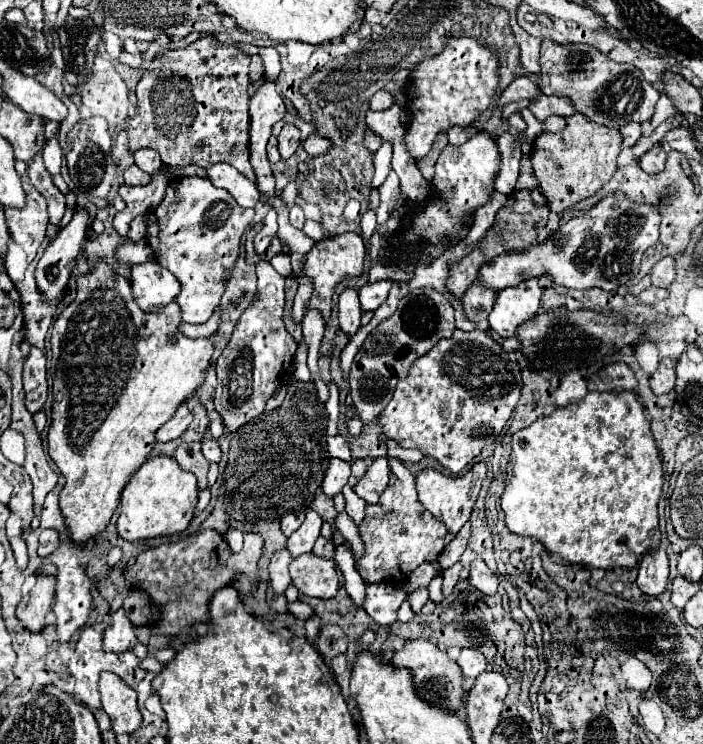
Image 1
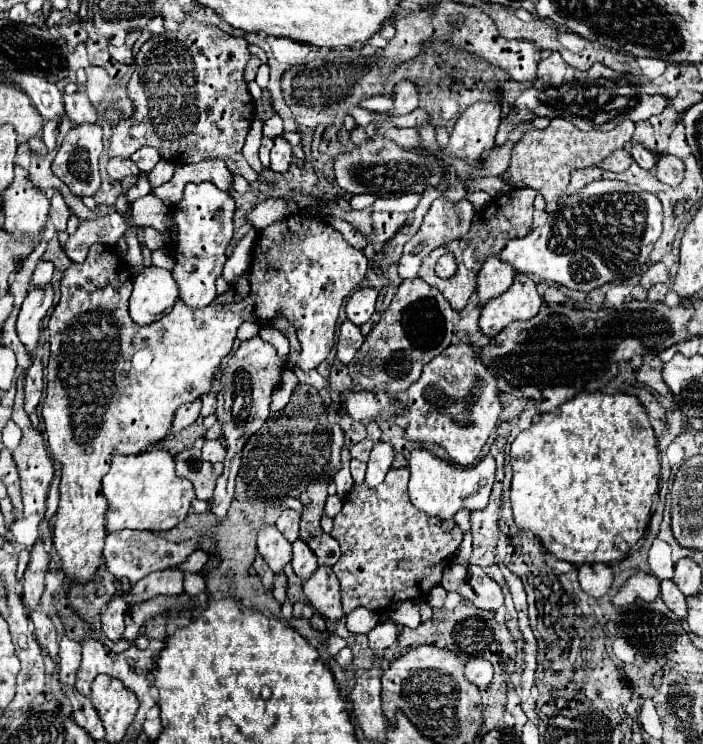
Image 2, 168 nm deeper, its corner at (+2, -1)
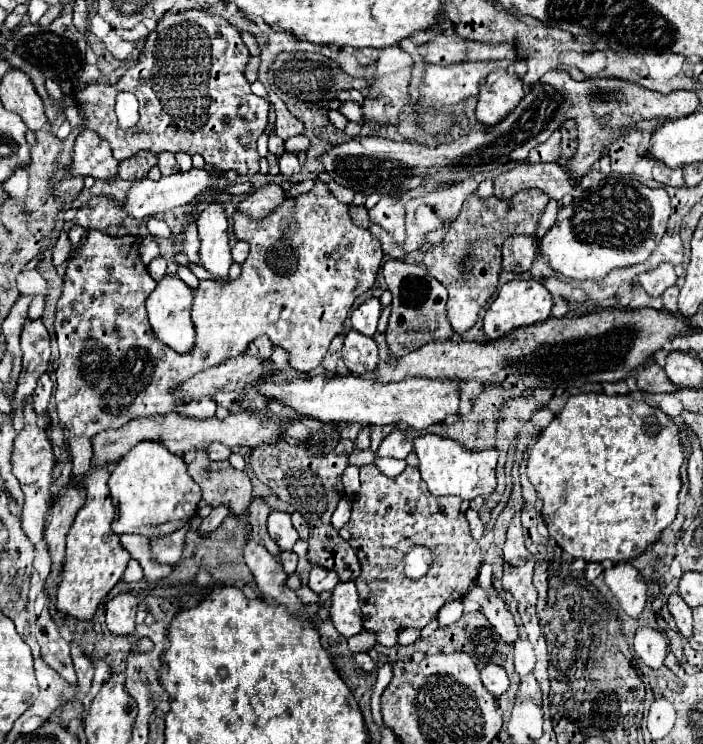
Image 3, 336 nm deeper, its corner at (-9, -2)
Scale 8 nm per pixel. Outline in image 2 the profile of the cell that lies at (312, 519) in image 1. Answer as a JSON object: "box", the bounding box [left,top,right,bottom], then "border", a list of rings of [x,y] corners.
{"box":[291,539,317,579],"border":[[[297,539],[293,543],[293,561],[291,561],[291,565],[293,565],[293,571],[297,573],[297,577],[301,577],[301,579],[309,577],[317,569],[315,553],[301,539]]]}

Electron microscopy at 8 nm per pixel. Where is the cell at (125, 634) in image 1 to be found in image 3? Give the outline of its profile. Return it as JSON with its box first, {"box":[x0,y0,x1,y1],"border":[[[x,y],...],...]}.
{"box":[104,592,138,636],"border":[[[120,592],[120,594],[110,596],[104,604],[108,628],[120,636],[132,634],[136,626],[134,622],[136,608],[138,608],[138,598],[132,592]]]}

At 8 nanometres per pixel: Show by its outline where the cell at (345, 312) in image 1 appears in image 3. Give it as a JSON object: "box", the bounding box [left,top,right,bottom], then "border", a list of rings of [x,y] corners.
{"box":[342,330,378,374],"border":[[[350,330],[342,348],[344,364],[352,374],[366,374],[376,370],[378,364],[378,348],[372,338],[362,336],[356,330]]]}

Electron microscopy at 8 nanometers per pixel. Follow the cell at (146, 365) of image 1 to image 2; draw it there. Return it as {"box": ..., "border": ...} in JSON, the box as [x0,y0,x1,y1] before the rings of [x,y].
{"box":[43,213,367,583],"border":[[[297,213],[259,233],[251,253],[251,265],[245,275],[231,283],[225,293],[217,295],[209,307],[193,311],[183,301],[177,301],[173,311],[163,315],[159,321],[137,325],[129,317],[131,273],[113,253],[115,251],[111,247],[93,243],[85,263],[73,263],[65,269],[61,279],[61,301],[49,319],[51,357],[47,365],[43,421],[51,457],[61,465],[61,501],[55,513],[53,541],[61,569],[73,583],[91,581],[103,561],[107,501],[101,493],[101,481],[109,471],[111,457],[115,453],[145,453],[167,437],[177,407],[211,391],[215,367],[231,351],[237,329],[243,321],[287,319],[297,323],[301,327],[297,333],[301,343],[297,365],[303,371],[315,369],[321,361],[325,361],[333,347],[335,321],[339,307],[343,305],[343,297],[347,297],[349,291],[363,281],[367,271],[367,257],[363,251],[351,247],[339,231],[307,213]]]}

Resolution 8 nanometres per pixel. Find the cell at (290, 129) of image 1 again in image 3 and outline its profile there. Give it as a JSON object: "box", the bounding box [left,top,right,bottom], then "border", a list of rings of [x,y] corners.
{"box":[278,152,300,176],"border":[[[284,152],[284,154],[280,156],[280,160],[278,160],[278,166],[280,166],[280,172],[282,172],[284,176],[294,176],[294,174],[300,172],[300,162],[298,162],[296,154]]]}

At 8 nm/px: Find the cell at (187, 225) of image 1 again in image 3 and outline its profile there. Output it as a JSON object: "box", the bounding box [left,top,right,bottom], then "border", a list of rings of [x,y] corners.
{"box":[198,204,232,280],"border":[[[206,204],[204,212],[198,216],[198,234],[200,234],[200,262],[202,266],[220,278],[228,280],[228,270],[232,264],[230,256],[230,238],[228,238],[228,218],[222,204]]]}

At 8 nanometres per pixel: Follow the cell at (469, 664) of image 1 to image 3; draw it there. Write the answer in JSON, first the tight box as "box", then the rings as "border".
{"box":[480,664,508,698],"border":[[[488,664],[486,668],[480,670],[480,676],[482,676],[482,682],[488,688],[488,692],[494,694],[496,698],[500,698],[506,692],[506,688],[508,688],[508,676],[506,676],[502,666]]]}

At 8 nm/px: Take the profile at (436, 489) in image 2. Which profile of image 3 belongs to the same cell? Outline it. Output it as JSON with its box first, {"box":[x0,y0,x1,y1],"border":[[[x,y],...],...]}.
{"box":[412,434,498,500],"border":[[[424,434],[412,440],[414,452],[420,460],[420,474],[422,480],[428,484],[430,492],[436,496],[460,496],[462,500],[472,500],[476,496],[490,496],[496,490],[496,462],[498,462],[498,450],[496,448],[484,448],[480,452],[466,450],[452,438],[442,438],[434,434]]]}

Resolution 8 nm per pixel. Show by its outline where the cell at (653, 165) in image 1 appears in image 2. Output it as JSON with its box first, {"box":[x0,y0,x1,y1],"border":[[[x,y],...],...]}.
{"box":[653,153,683,185],"border":[[[663,153],[663,155],[657,157],[653,175],[655,175],[661,183],[679,185],[681,179],[683,179],[683,161],[681,161],[679,157],[673,157],[673,155],[665,155],[665,153]]]}

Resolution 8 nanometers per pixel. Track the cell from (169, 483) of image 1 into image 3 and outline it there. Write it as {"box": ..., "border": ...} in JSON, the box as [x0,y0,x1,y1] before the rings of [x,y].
{"box":[108,442,200,536],"border":[[[140,442],[128,450],[110,470],[108,488],[116,502],[116,518],[112,530],[116,534],[164,536],[182,528],[194,514],[200,502],[200,486],[186,472],[180,456],[156,442]]]}

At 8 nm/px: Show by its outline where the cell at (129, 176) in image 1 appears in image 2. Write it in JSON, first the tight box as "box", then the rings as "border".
{"box":[107,159,139,181],"border":[[[109,159],[107,173],[109,173],[109,177],[121,181],[127,175],[137,175],[139,167],[131,159]]]}

